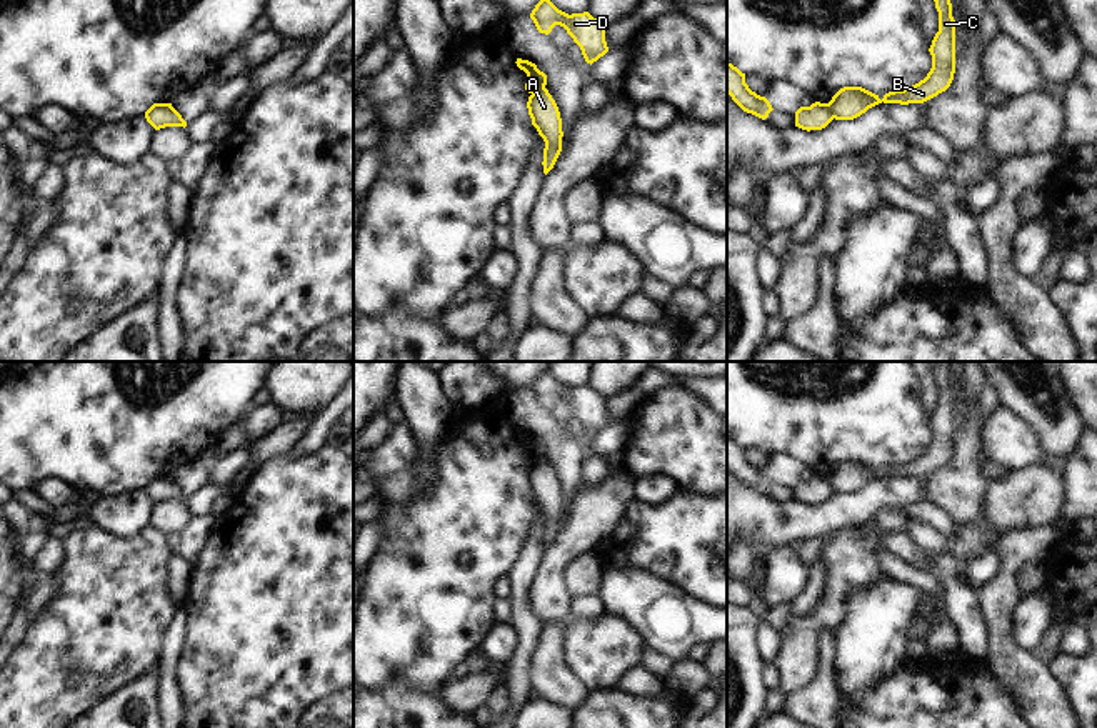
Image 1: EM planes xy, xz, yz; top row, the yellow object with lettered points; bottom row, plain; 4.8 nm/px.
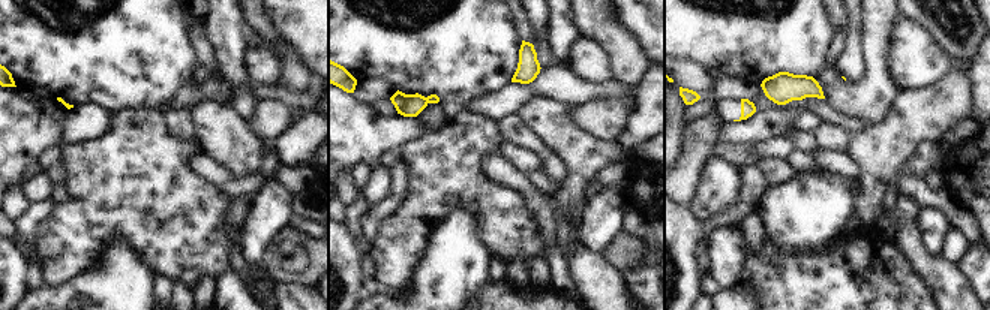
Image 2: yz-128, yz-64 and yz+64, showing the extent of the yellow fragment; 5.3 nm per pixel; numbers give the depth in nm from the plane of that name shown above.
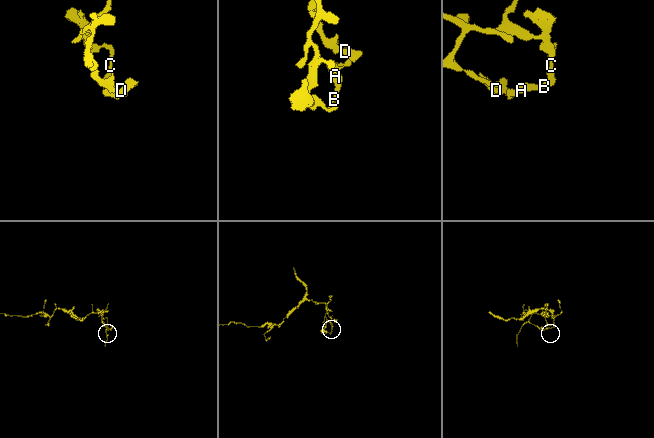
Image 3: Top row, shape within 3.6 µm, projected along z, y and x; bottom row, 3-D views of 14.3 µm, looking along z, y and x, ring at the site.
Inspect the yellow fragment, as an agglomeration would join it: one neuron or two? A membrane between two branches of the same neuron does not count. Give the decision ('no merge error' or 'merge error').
merge error

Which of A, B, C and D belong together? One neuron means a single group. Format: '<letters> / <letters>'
A B C / D

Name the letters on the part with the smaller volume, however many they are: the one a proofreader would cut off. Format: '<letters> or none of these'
A, B, C.

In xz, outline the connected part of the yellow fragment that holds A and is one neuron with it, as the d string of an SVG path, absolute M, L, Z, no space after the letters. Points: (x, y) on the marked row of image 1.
M547 88L535 90L527 102L532 125L545 142L543 173L547 175L562 152L562 118L559 107Z

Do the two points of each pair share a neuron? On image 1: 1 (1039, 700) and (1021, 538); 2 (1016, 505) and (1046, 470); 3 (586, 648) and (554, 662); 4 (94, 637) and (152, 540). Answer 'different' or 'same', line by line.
1: same
2: same
3: different
4: same

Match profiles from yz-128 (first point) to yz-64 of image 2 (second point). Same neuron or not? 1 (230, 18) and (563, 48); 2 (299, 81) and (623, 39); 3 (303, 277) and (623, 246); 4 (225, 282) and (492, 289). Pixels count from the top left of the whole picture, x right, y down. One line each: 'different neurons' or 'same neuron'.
1: same neuron
2: same neuron
3: same neuron
4: different neurons

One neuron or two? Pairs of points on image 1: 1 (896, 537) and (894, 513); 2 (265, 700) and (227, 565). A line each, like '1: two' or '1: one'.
1: two
2: one

